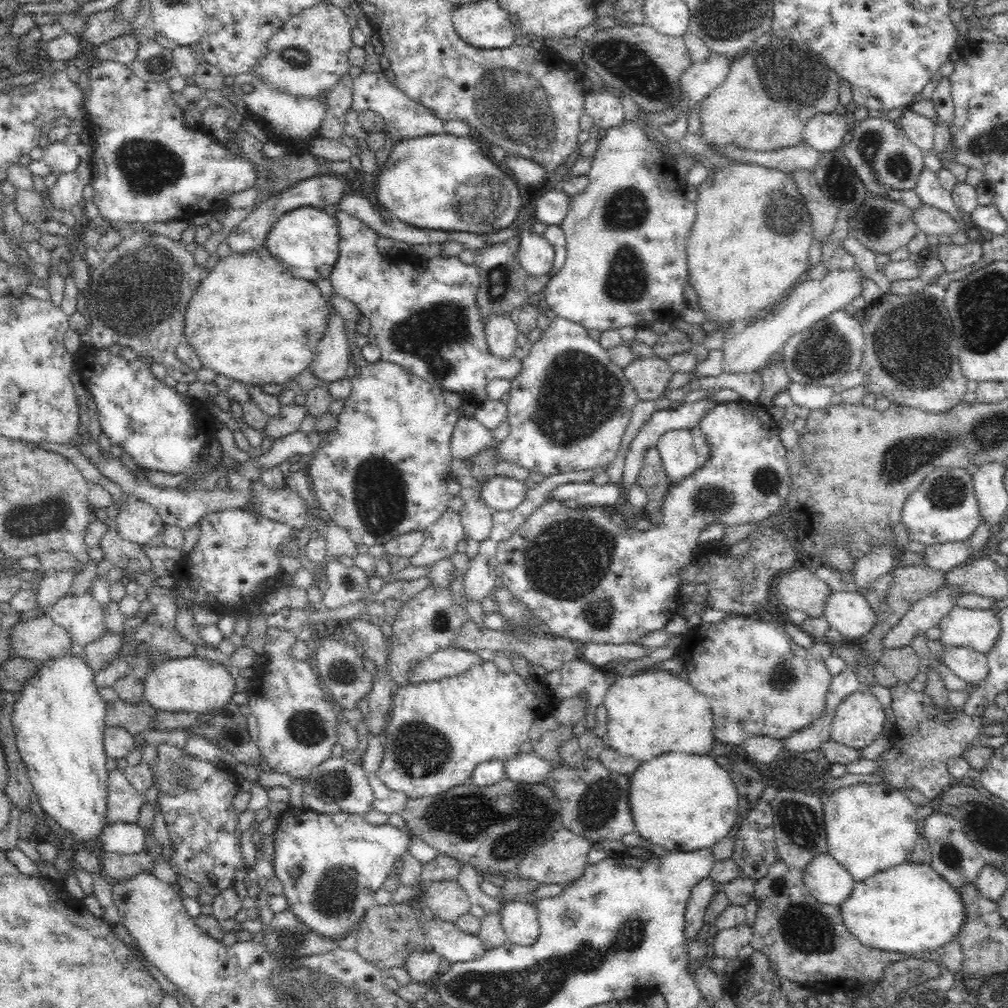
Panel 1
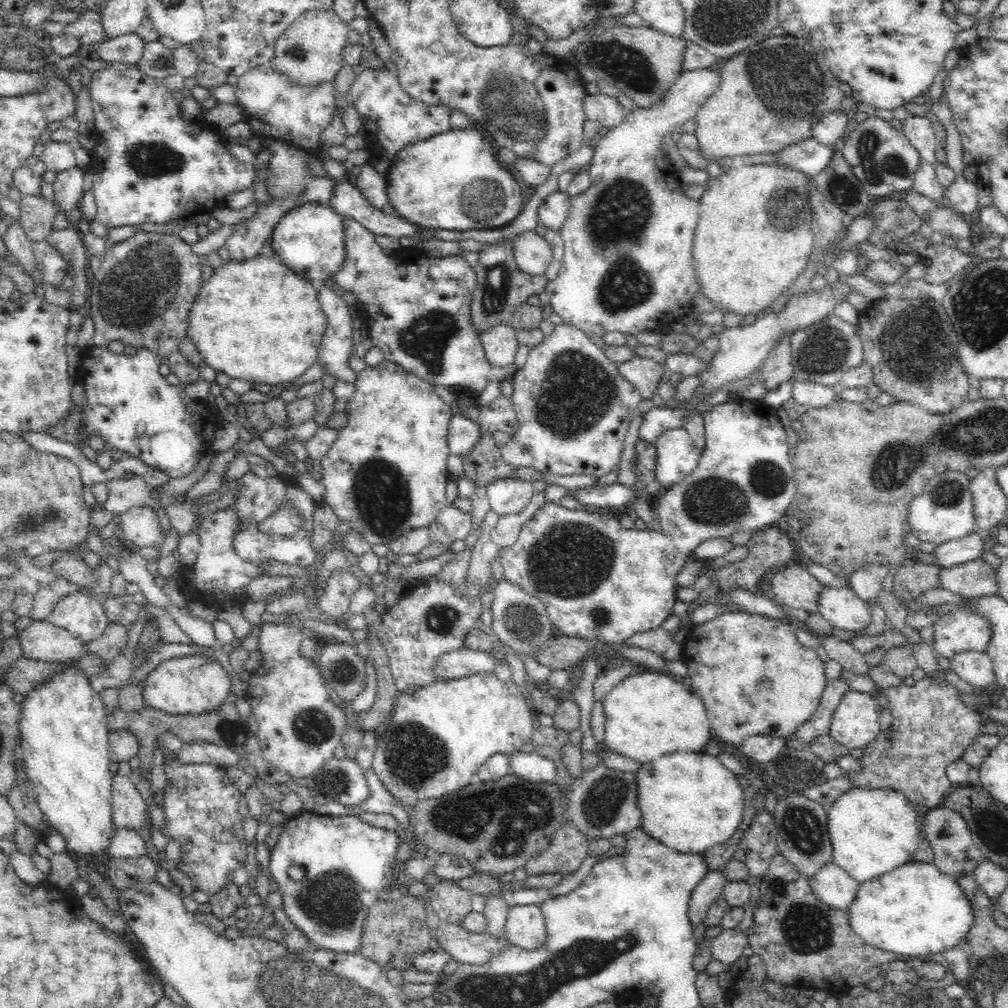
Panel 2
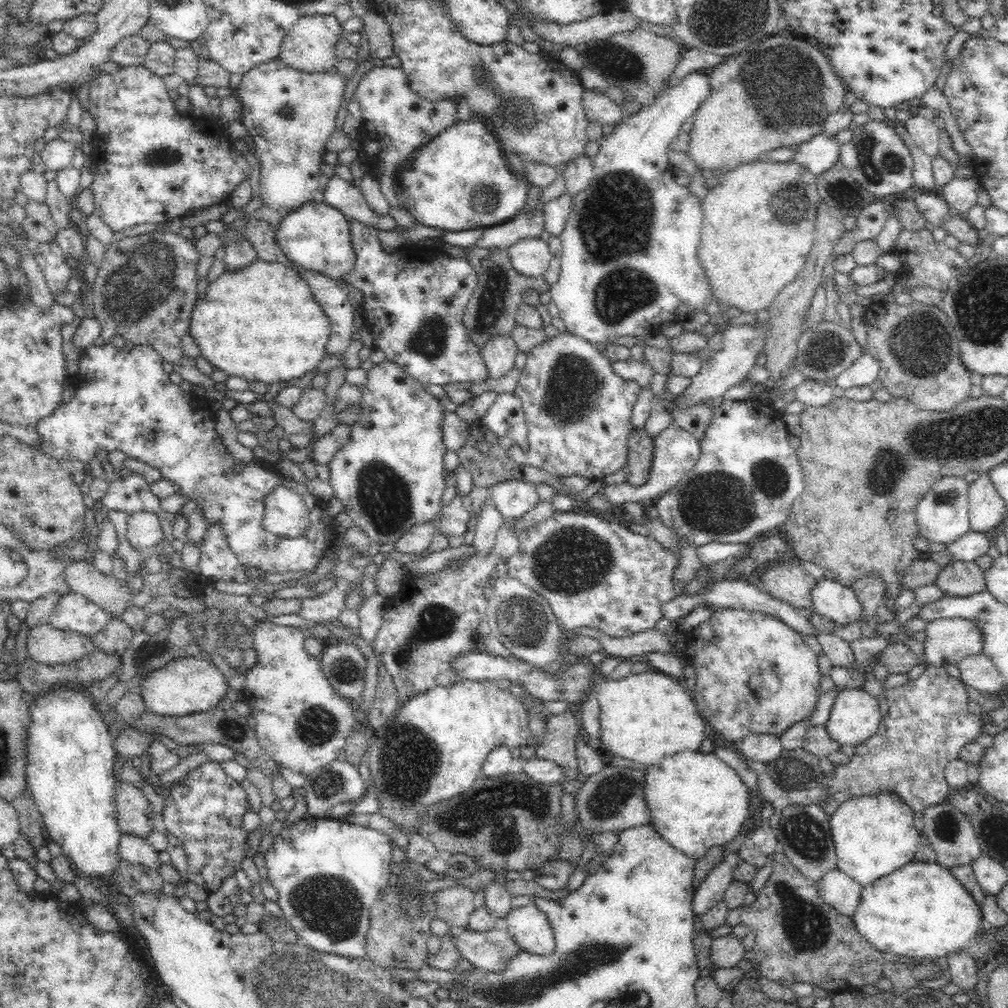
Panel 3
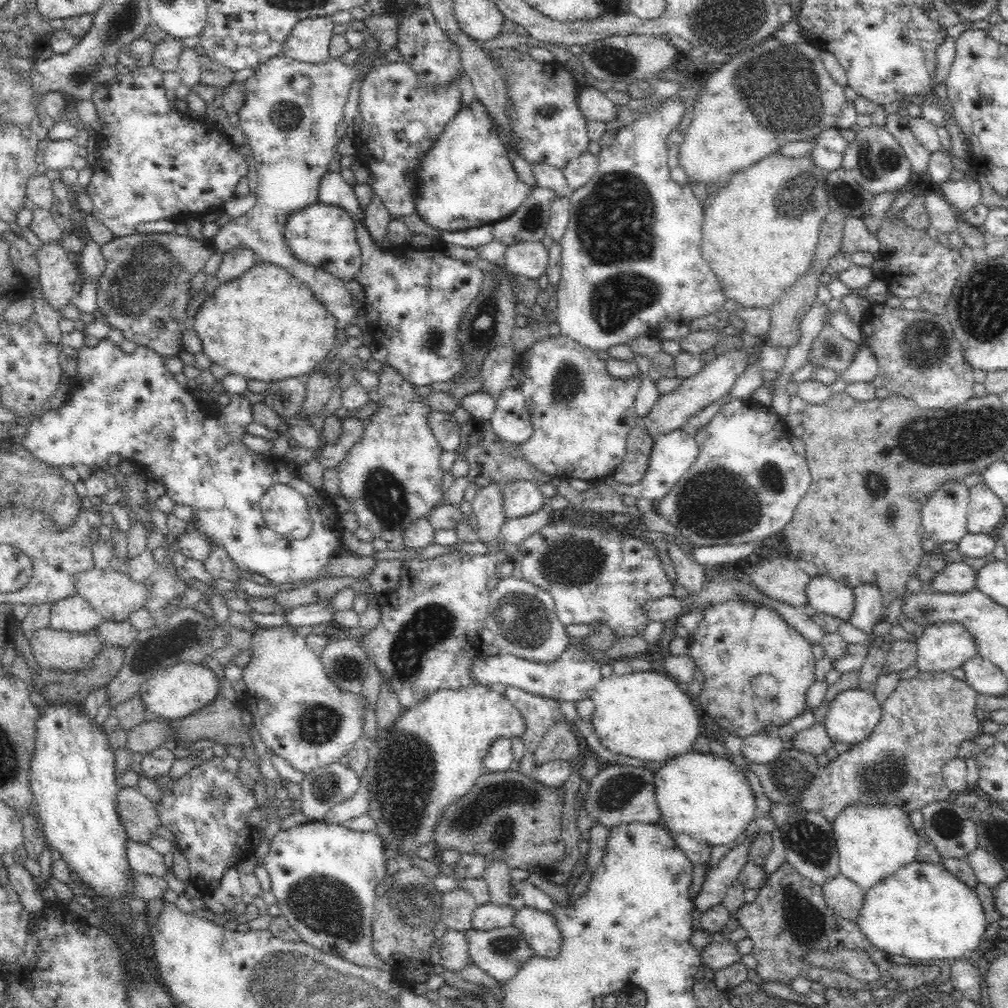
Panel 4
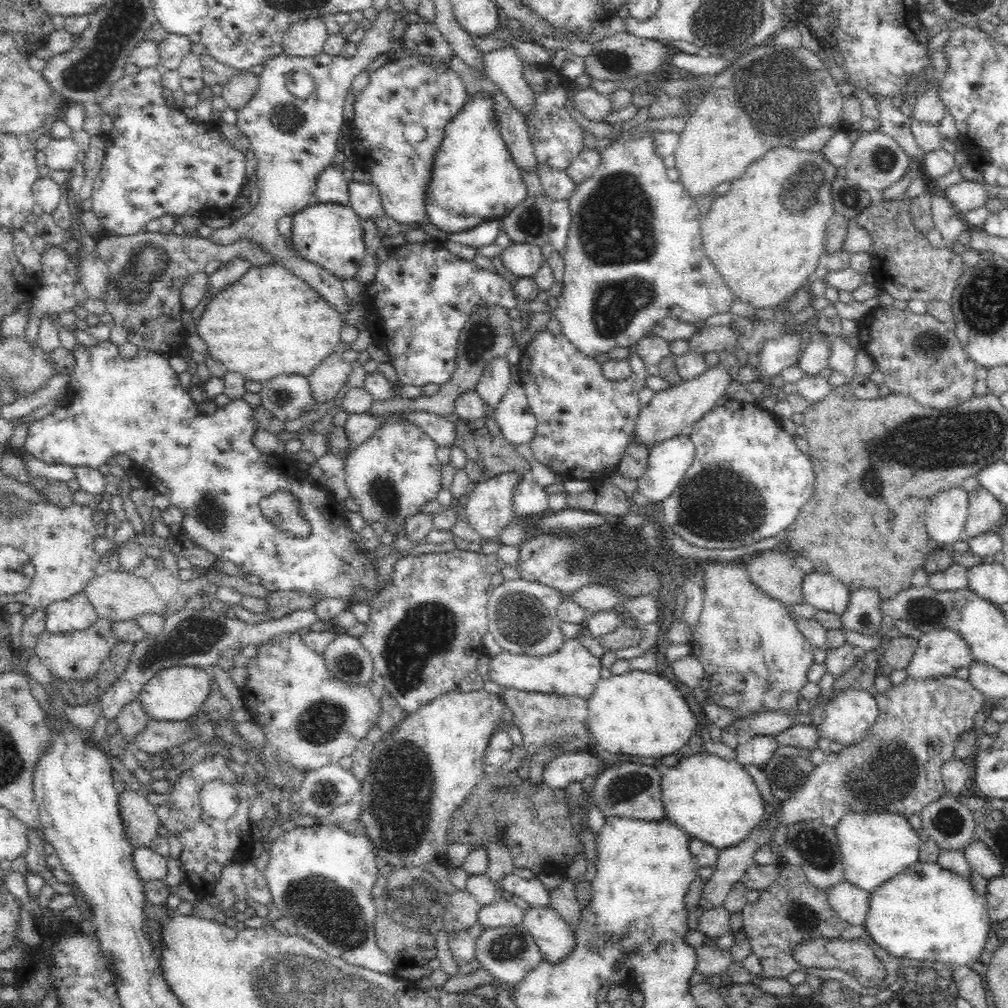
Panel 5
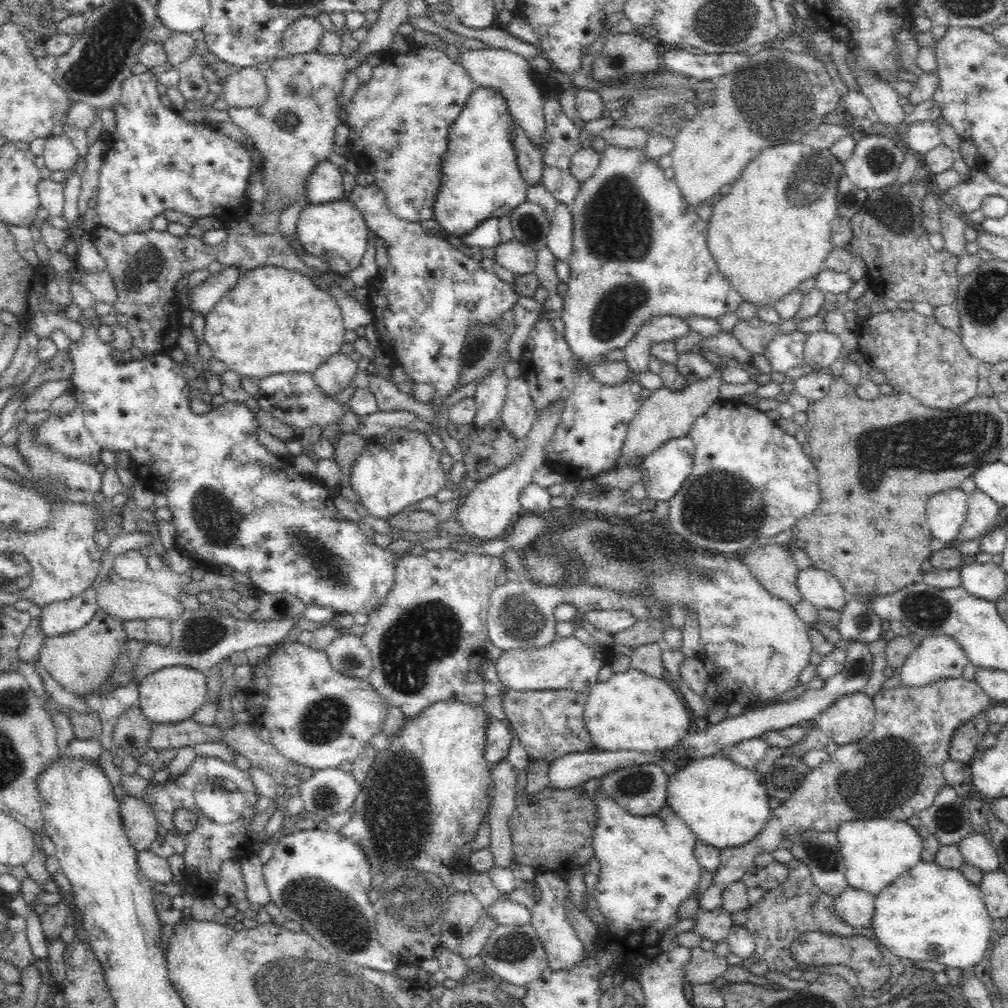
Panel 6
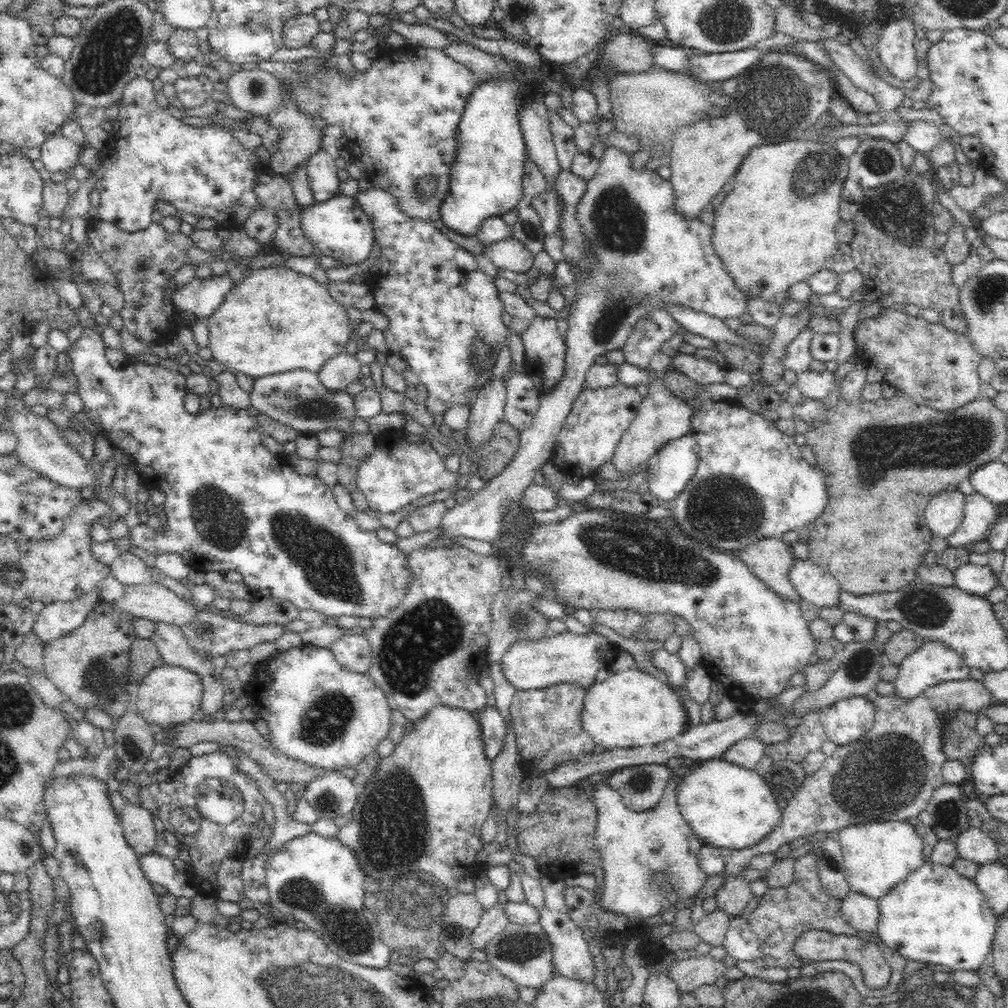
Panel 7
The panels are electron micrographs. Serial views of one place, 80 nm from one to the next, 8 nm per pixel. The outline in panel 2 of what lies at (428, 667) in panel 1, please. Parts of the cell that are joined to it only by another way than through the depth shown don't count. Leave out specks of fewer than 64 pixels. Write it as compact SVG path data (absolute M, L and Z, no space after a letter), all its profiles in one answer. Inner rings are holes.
M464 647L443 654L434 665L434 674L444 680L452 680L480 673L494 673L503 660L498 660L490 652Z

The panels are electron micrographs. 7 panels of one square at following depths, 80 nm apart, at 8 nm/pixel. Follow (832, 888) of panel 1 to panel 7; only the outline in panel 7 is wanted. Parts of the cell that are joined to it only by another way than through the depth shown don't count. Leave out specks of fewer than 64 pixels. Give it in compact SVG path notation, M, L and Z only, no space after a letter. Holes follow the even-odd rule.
M850 894L841 900L840 910L846 923L858 933L874 934L878 932L878 920L880 920L879 900L872 900L864 894Z

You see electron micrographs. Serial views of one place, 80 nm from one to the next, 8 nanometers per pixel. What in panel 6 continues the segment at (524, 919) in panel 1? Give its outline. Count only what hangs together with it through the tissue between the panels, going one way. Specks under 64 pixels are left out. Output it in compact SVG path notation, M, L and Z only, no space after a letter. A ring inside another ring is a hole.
M552 871L535 873L535 882L541 890L541 900L530 903L532 910L532 927L538 931L538 937L548 953L548 965L555 972L570 972L574 968L580 968L586 953L583 943L576 935L572 924L567 920L565 912L565 897L567 894L567 882L560 875Z

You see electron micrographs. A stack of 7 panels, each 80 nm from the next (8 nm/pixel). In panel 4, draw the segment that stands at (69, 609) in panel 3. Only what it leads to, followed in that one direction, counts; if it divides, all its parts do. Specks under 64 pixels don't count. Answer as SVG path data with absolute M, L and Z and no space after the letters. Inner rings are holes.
M74 593L51 604L48 627L52 630L86 632L97 628L102 621L102 615L83 596Z

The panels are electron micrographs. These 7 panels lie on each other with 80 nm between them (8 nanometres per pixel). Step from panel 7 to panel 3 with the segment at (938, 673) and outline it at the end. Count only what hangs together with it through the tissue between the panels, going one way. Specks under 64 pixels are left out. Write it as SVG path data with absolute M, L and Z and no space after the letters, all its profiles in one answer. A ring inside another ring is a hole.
M941 618L926 623L926 634L922 641L924 645L924 658L920 660L925 666L945 667L946 665L958 665L966 657L978 654L982 650L982 633L974 625L974 621L964 618Z

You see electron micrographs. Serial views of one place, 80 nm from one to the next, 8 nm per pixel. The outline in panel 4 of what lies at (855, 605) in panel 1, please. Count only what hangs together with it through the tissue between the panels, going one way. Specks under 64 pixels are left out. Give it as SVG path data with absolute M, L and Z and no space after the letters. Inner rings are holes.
M816 575L806 584L808 604L817 612L846 621L854 610L853 589L828 575Z

